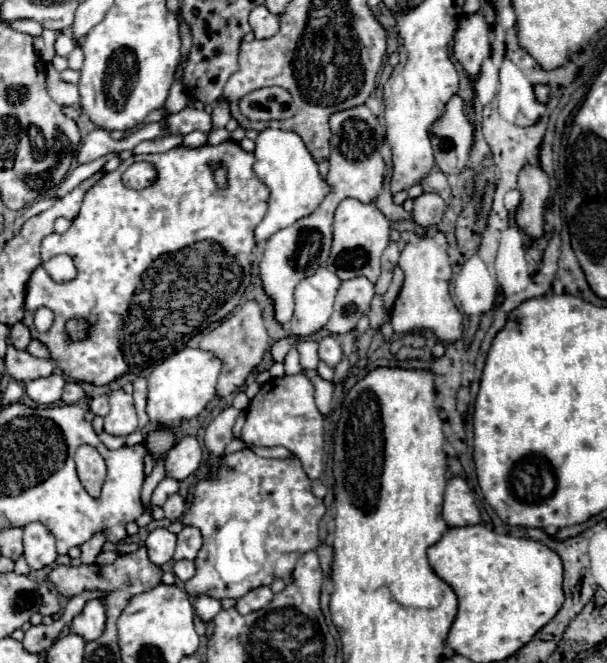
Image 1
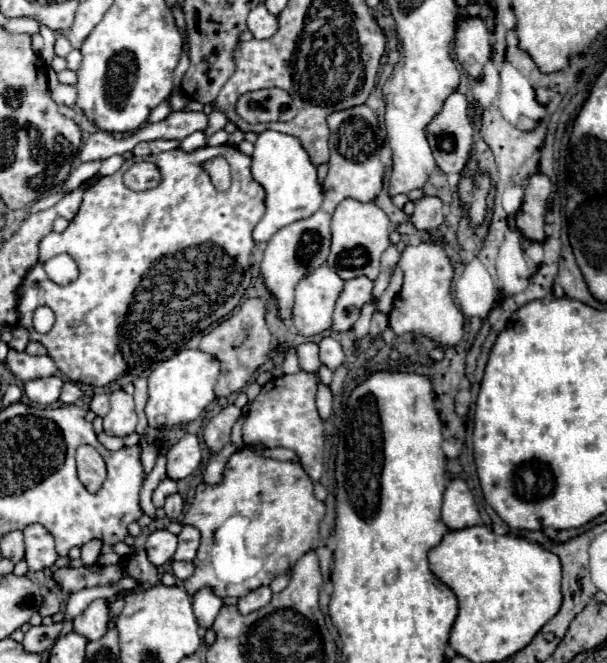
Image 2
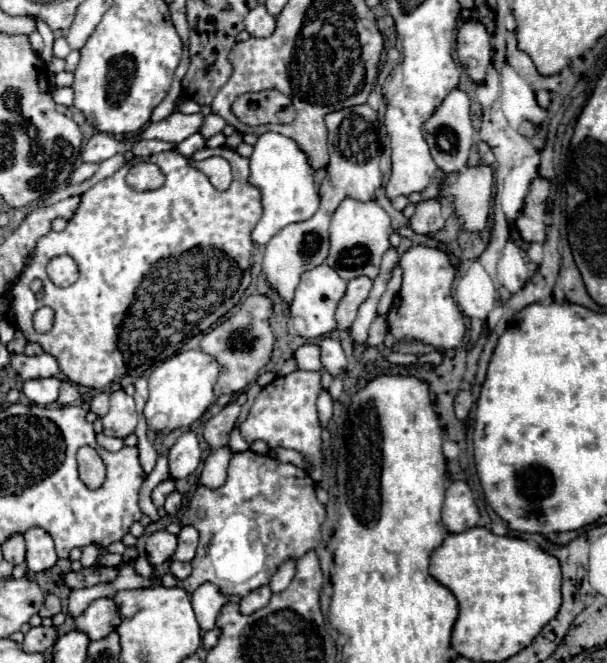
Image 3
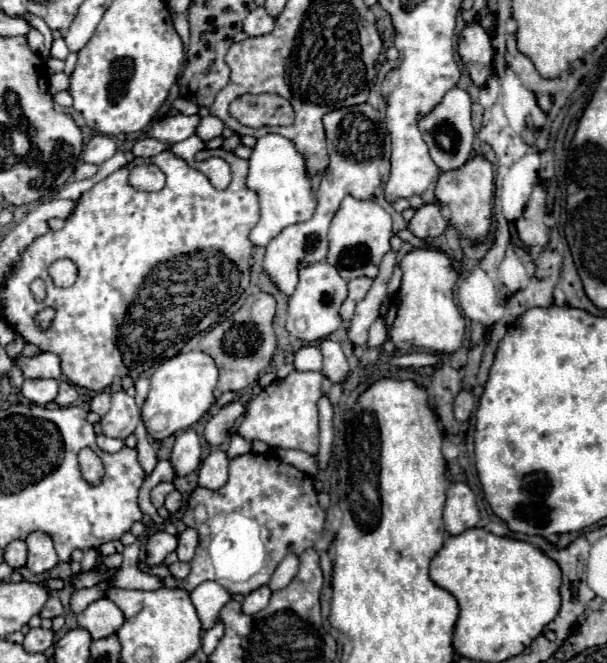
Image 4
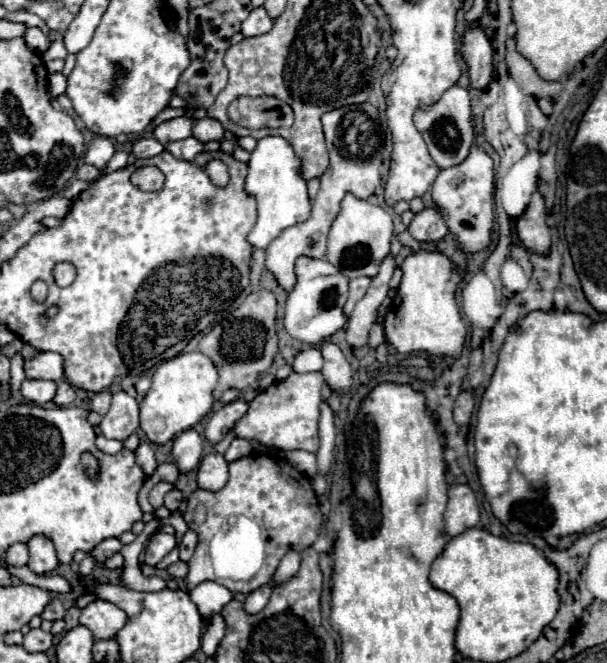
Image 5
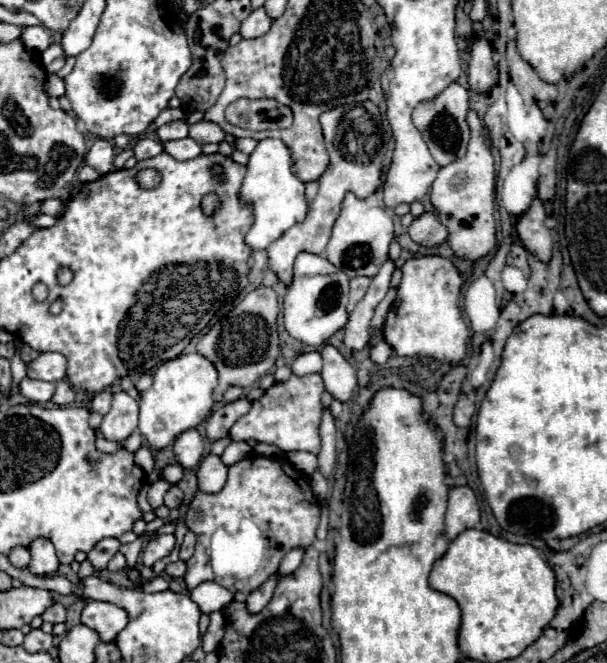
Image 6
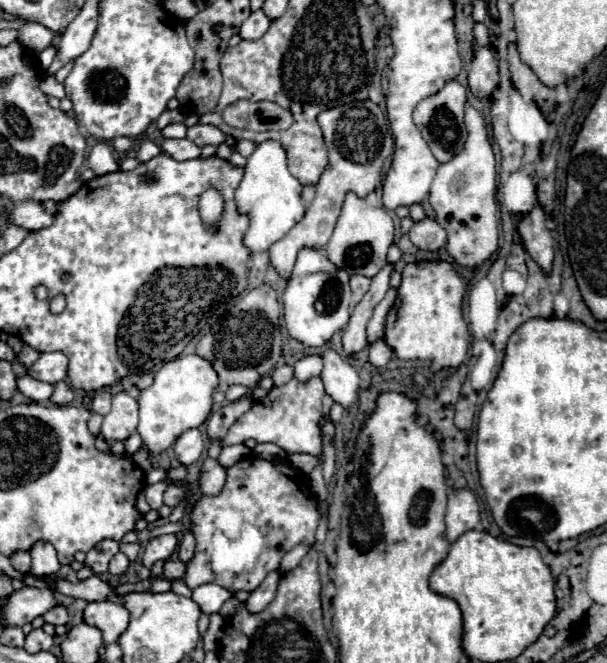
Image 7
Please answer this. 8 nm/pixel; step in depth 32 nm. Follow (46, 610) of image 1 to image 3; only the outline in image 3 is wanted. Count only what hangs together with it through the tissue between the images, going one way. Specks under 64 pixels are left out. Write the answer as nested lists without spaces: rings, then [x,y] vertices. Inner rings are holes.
[[[48,594],[48,598],[46,598],[46,602],[44,602],[44,606],[40,608],[40,616],[42,618],[52,618],[54,614],[58,614],[62,610],[62,606],[60,606],[60,600],[58,600],[58,596],[54,596],[54,594]]]

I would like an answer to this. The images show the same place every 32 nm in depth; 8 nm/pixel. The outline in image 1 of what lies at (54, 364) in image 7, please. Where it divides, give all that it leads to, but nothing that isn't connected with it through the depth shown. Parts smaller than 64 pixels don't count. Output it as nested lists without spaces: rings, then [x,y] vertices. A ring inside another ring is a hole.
[[[8,346],[4,362],[6,362],[8,374],[18,382],[30,382],[36,378],[44,378],[44,376],[54,374],[54,370],[56,370],[52,360],[36,358],[32,354],[28,354],[26,350],[16,350],[14,346]]]

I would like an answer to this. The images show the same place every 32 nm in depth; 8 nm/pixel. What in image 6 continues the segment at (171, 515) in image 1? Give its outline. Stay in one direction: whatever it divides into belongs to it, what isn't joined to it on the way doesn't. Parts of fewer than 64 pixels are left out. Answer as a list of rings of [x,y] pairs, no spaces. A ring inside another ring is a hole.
[[[170,486],[170,490],[164,494],[164,504],[168,508],[178,508],[182,504],[182,498],[184,498],[182,490],[178,486]]]

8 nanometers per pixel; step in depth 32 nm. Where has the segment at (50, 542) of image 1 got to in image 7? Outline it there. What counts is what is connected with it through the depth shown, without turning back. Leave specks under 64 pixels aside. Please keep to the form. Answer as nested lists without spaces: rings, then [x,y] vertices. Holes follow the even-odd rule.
[[[36,542],[32,546],[32,576],[48,578],[60,570],[60,562],[56,558],[56,550],[48,542]]]

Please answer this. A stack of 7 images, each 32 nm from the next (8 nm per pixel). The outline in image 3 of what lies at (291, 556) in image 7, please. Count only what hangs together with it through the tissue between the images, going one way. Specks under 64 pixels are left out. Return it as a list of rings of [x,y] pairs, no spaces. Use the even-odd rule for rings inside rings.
[[[286,560],[286,562],[276,570],[276,574],[272,576],[272,580],[270,580],[270,590],[272,590],[272,592],[282,592],[282,590],[290,584],[290,580],[292,580],[294,574],[296,574],[296,560]]]

